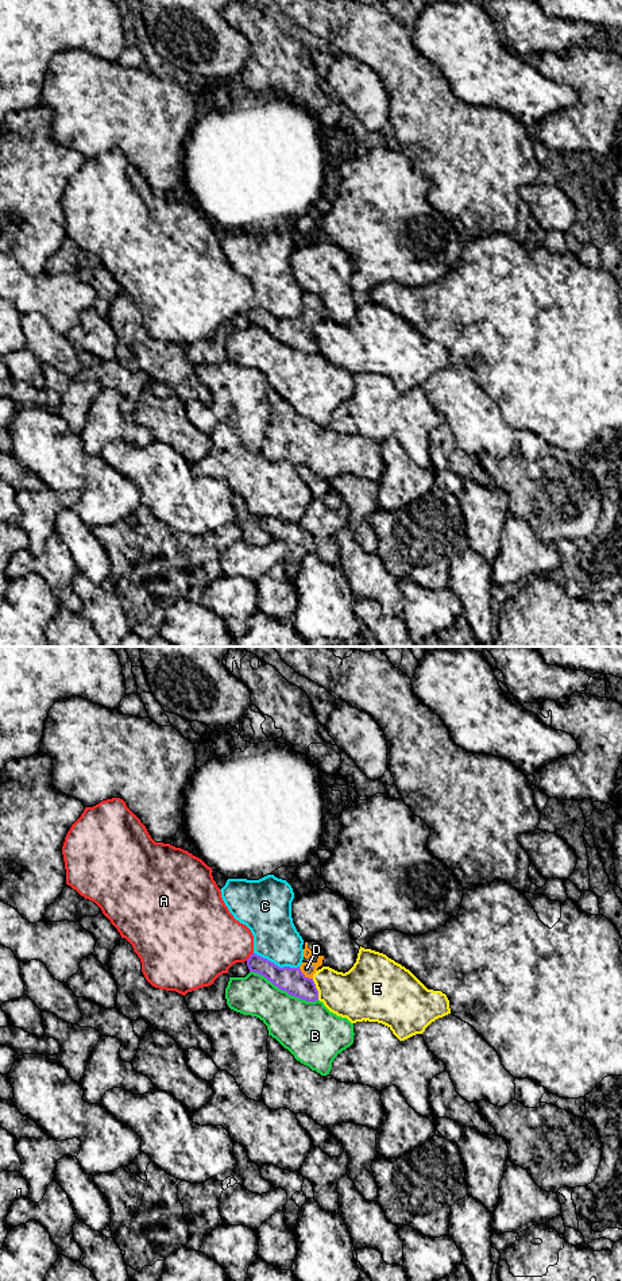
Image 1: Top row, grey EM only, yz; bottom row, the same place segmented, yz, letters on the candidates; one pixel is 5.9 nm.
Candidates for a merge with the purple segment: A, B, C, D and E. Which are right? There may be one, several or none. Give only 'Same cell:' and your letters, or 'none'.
Same cell: D

